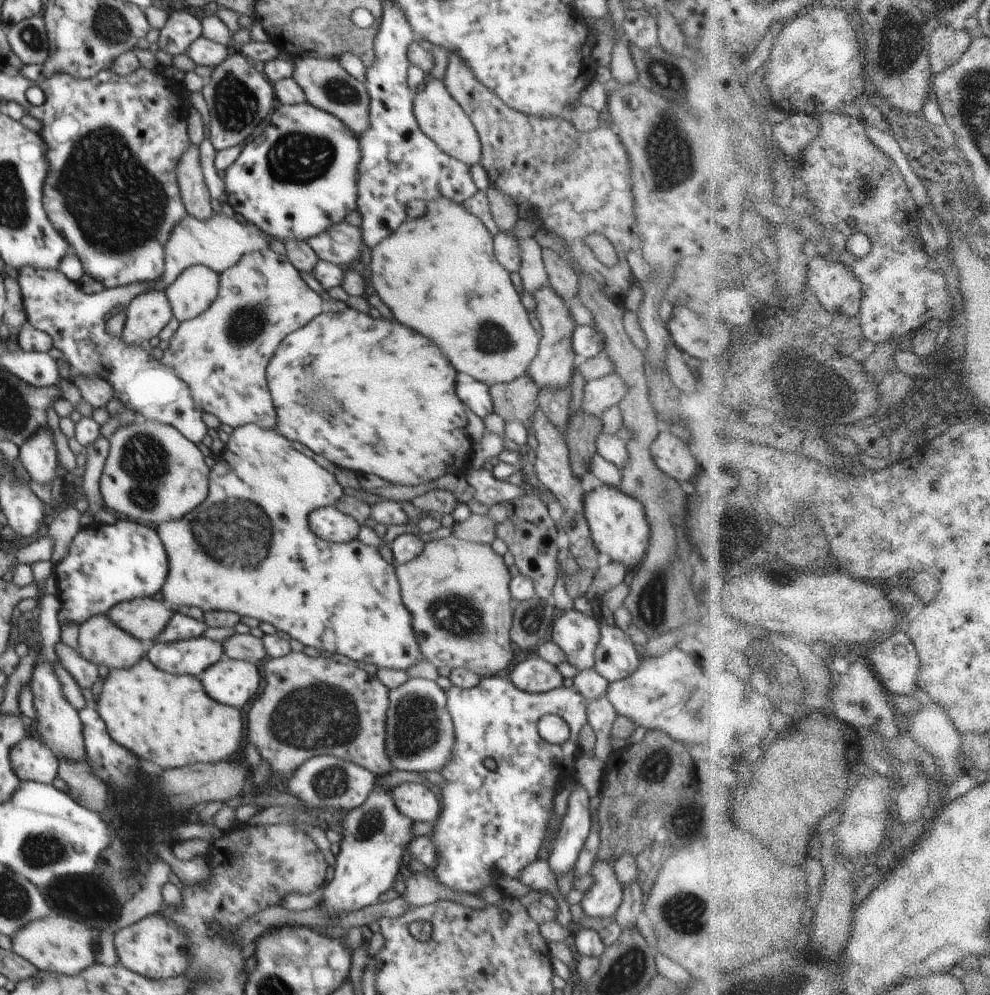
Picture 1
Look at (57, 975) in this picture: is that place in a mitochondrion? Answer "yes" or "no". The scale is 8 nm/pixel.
no

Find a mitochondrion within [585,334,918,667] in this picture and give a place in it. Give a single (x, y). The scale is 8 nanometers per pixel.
(651, 604)

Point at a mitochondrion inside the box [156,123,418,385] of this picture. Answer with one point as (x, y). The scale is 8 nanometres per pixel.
(295, 159)

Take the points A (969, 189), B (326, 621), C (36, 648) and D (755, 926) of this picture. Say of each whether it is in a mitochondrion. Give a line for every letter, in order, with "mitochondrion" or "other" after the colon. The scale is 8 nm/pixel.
A: other
B: other
C: other
D: other

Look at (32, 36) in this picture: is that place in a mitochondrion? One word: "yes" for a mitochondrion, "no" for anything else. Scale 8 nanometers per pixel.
yes

